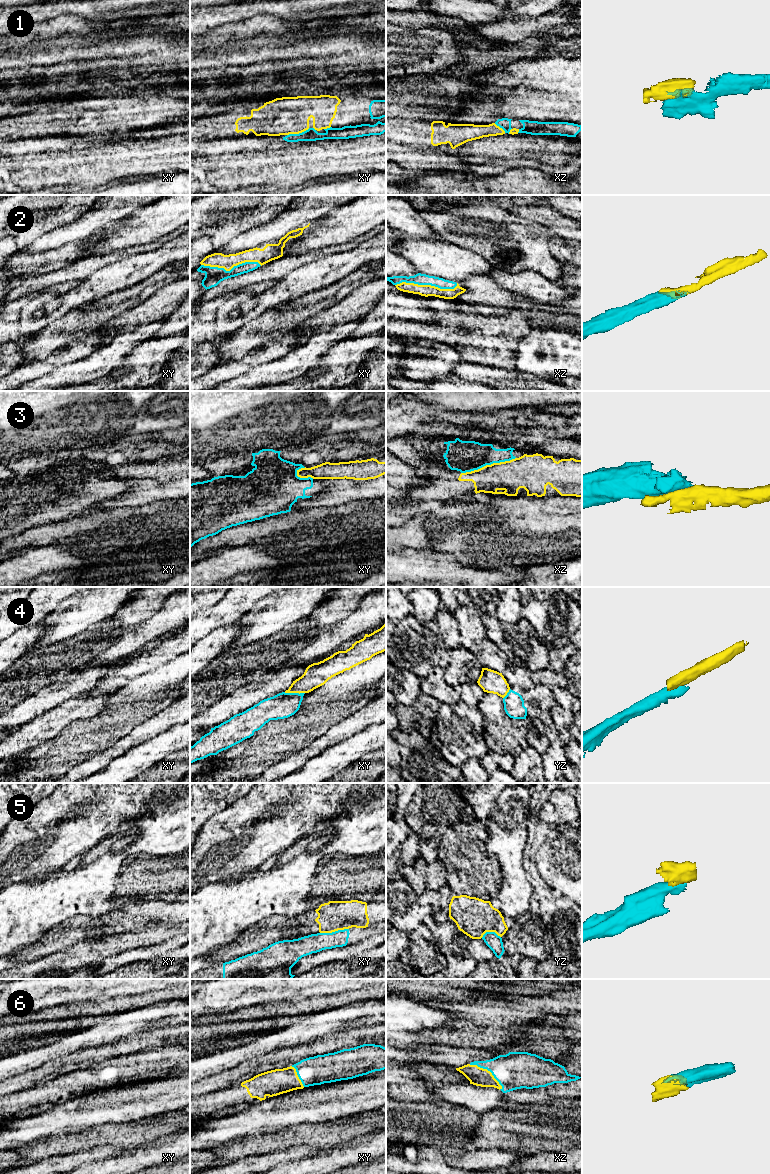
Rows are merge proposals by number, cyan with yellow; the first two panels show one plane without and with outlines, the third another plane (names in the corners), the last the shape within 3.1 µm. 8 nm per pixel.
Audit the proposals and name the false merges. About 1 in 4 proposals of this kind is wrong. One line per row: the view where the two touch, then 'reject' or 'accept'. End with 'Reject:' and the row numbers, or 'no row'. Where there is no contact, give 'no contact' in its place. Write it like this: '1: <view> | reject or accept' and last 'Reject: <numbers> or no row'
1: xy | accept
2: xz | accept
3: xz | reject
4: xy | reject
5: xy | reject
6: xz | accept
Reject: 3, 4, 5

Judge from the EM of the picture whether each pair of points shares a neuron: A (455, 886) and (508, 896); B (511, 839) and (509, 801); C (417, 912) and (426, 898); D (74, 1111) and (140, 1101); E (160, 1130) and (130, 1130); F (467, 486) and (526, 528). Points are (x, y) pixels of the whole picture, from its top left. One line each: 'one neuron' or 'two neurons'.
A: two neurons
B: one neuron
C: two neurons
D: one neuron
E: one neuron
F: two neurons

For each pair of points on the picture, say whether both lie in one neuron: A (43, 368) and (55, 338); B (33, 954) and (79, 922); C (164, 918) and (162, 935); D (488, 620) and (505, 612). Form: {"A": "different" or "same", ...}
{"A": "different", "B": "same", "C": "different", "D": "different"}

